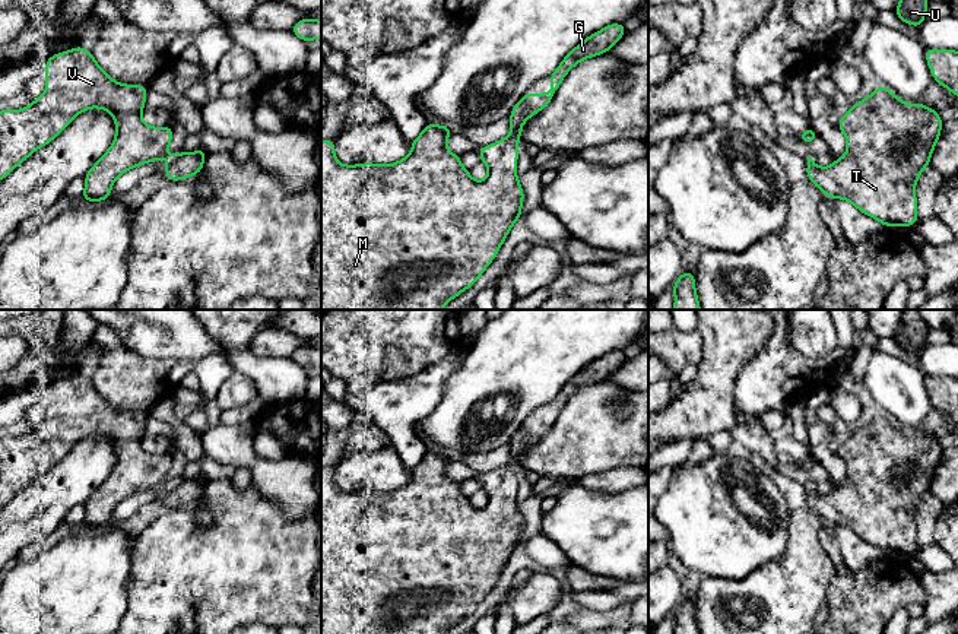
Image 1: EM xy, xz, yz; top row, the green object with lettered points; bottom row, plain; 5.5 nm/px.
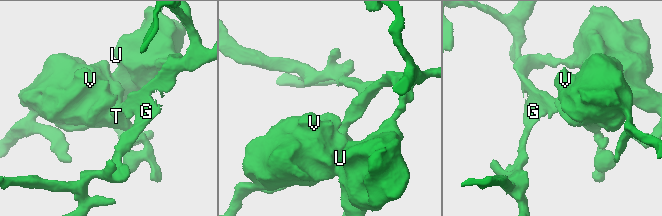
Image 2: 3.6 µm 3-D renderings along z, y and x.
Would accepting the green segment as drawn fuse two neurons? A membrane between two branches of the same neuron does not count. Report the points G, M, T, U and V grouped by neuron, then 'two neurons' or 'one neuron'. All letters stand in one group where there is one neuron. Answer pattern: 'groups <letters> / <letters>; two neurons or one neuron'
groups G M T U V; one neuron

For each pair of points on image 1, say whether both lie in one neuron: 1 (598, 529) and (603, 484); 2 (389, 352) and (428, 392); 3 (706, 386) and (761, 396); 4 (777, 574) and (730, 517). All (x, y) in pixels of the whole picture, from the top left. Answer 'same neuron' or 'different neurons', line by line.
1: different neurons
2: different neurons
3: different neurons
4: different neurons

